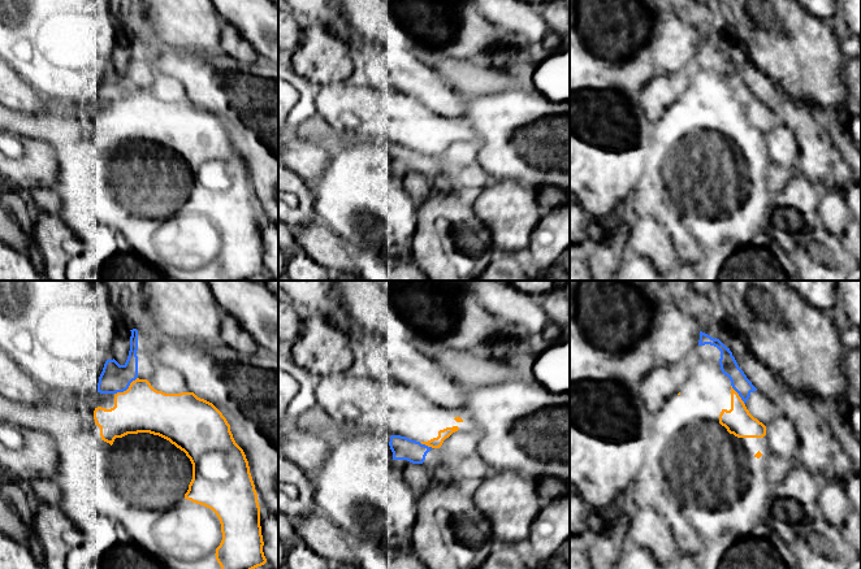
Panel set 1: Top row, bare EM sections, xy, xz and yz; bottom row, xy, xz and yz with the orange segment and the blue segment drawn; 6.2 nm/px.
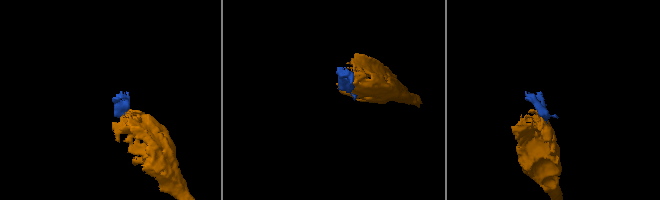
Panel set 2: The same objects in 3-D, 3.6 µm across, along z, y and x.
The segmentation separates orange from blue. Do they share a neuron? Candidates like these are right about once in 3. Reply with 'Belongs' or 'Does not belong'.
Does not belong

